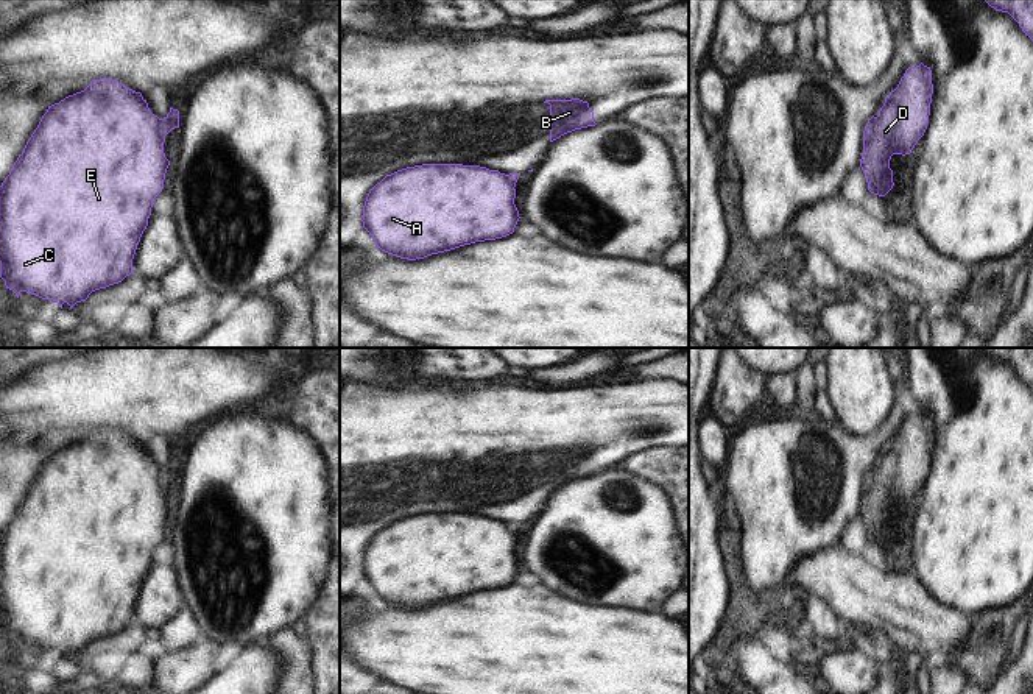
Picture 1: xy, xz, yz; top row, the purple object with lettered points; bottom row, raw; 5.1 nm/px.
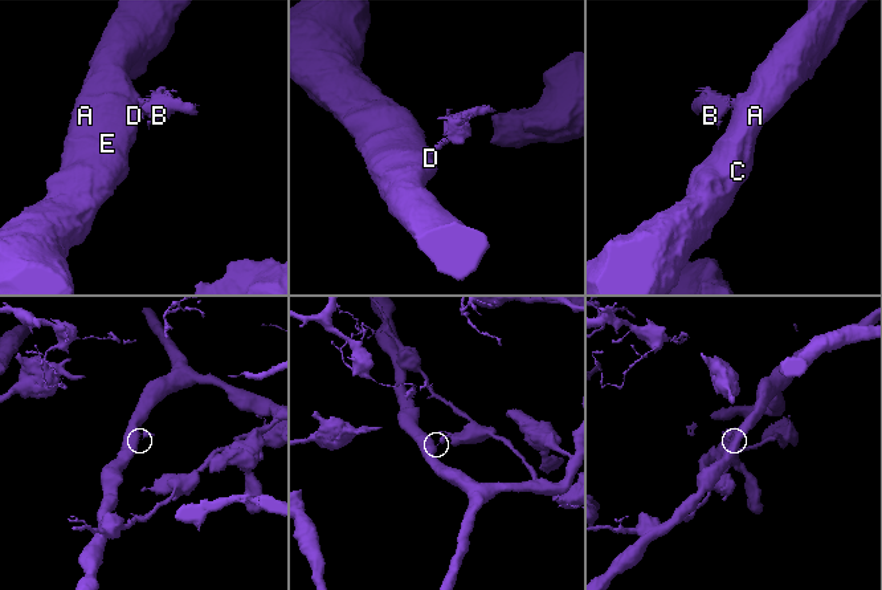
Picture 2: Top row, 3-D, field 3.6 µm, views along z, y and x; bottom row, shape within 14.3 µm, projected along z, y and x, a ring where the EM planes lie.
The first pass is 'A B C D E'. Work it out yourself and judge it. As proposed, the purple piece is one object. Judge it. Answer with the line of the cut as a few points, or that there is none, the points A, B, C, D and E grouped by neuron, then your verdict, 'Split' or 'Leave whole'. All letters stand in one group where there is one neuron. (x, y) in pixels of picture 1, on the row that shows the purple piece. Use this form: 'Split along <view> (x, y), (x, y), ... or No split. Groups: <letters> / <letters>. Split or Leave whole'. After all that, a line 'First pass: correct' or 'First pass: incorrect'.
Split along xy (159, 119), (164, 138). Groups: A C D E / B. Split
First pass: incorrect

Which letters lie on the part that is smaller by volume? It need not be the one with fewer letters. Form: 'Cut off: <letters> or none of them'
Cut off: B

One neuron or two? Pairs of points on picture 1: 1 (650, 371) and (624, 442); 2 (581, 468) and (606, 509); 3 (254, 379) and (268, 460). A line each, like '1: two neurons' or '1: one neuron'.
1: two neurons
2: two neurons
3: two neurons

